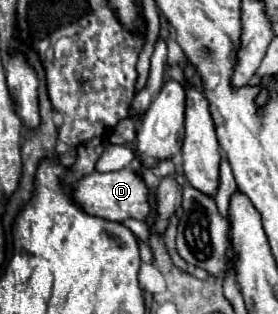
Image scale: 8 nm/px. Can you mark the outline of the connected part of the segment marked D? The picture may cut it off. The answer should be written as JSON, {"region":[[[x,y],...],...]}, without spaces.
{"region":[[[125,167],[119,171],[109,171],[109,173],[93,171],[91,175],[85,175],[83,179],[77,181],[77,185],[73,189],[73,199],[83,207],[85,213],[103,217],[109,221],[125,221],[129,217],[147,221],[153,215],[149,187],[145,185],[143,175],[131,167]]]}

